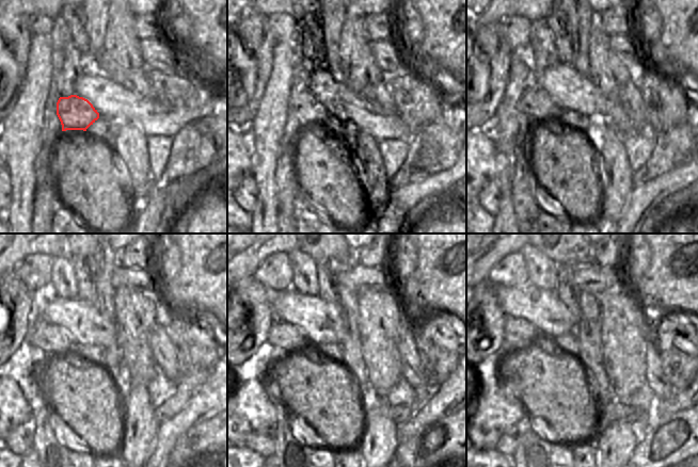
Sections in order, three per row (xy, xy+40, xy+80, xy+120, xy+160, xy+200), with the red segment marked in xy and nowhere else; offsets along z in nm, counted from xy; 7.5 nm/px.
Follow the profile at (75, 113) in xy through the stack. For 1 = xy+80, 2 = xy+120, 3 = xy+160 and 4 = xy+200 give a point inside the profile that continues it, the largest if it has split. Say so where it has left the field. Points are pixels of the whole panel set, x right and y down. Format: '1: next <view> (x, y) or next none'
1: next xy+80 (536, 103)
2: next xy+120 (51, 339)
3: next xy+160 (283, 336)
4: next xy+200 (517, 332)

